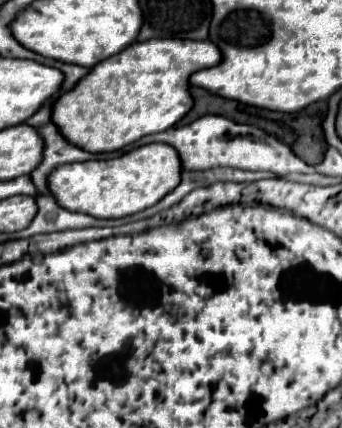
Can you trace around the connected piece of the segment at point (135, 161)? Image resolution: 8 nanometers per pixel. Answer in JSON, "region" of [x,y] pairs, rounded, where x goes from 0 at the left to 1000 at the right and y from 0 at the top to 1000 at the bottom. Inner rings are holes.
{"region":[[[418,339],[313,376],[178,386],[143,414],[143,437],[202,493],[260,498],[295,512],[348,512],[447,484],[529,428],[529,371],[494,339]]]}

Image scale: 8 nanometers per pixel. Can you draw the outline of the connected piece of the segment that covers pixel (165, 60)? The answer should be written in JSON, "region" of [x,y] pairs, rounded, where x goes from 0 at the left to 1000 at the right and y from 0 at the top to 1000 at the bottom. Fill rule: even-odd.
{"region":[[[436,91],[284,147],[225,203],[161,241],[155,283],[225,343],[266,357],[348,353],[424,315],[488,306],[564,250],[553,180],[582,161],[629,157],[646,114],[623,96]]]}

